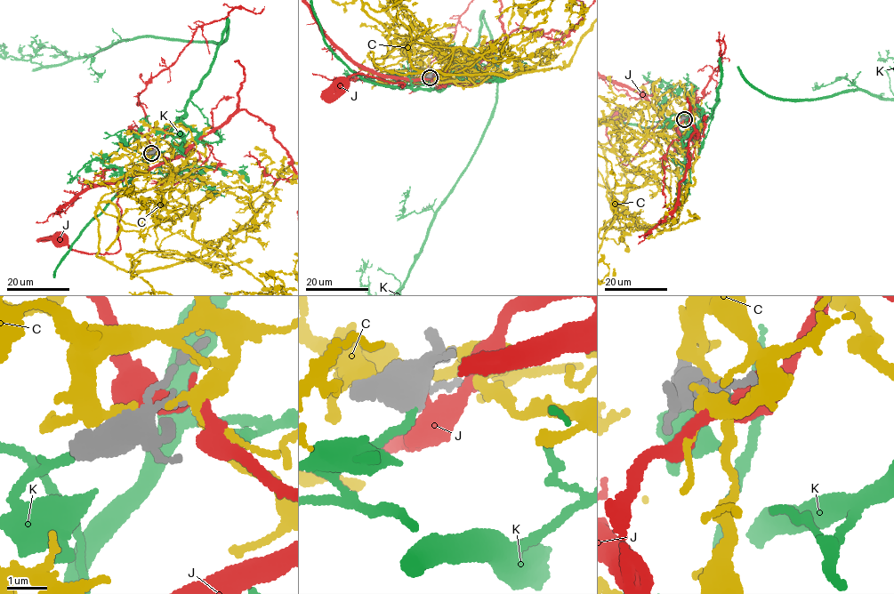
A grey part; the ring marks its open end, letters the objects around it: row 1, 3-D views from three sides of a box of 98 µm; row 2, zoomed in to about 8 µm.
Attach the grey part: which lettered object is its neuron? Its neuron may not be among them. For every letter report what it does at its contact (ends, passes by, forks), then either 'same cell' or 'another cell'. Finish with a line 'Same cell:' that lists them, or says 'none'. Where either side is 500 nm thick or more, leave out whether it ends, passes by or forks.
C: another cell
J: it ends | another cell
K: it ends | same cell
Same cell: K

